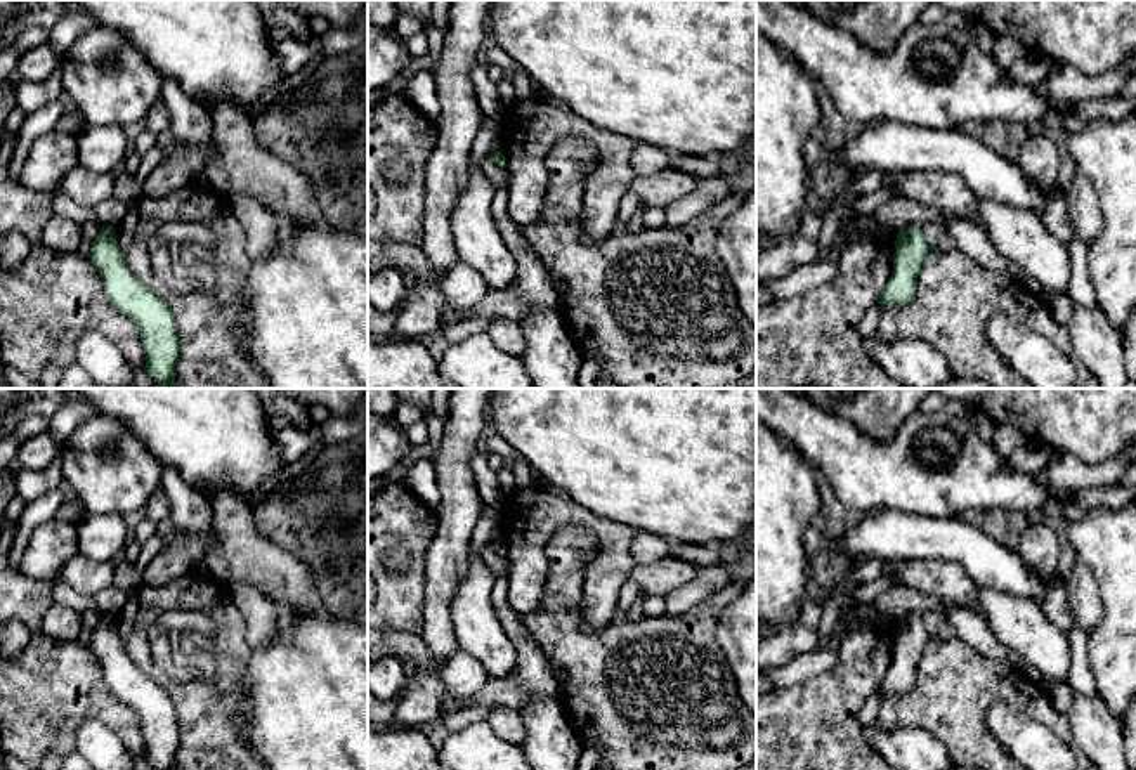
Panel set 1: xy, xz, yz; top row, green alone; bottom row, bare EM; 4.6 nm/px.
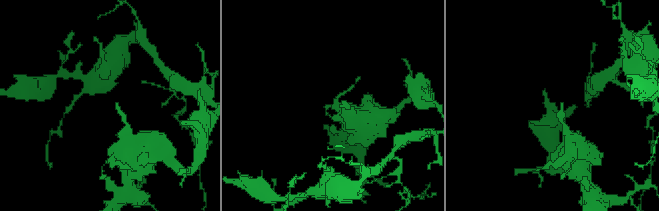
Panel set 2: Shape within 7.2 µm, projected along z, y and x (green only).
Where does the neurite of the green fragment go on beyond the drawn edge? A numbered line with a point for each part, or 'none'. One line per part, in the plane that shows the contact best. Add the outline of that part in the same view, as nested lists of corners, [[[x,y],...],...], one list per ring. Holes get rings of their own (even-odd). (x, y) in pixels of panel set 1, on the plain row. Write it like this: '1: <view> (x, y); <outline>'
none

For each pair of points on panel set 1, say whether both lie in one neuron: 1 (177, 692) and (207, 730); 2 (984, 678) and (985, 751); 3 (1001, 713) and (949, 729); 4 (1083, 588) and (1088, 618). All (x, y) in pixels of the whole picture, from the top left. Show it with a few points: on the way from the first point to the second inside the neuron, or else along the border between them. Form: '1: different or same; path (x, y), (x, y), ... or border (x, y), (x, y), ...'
1: same; path (186, 701), (203, 722)
2: same; path (973, 696), (973, 734)
3: different; border (992, 701), (985, 713), (985, 729), (1006, 751)
4: same; path (1083, 595), (1088, 611)

